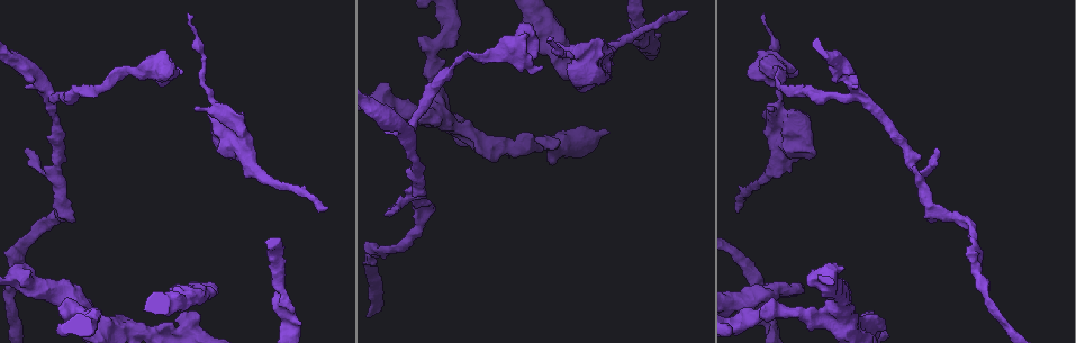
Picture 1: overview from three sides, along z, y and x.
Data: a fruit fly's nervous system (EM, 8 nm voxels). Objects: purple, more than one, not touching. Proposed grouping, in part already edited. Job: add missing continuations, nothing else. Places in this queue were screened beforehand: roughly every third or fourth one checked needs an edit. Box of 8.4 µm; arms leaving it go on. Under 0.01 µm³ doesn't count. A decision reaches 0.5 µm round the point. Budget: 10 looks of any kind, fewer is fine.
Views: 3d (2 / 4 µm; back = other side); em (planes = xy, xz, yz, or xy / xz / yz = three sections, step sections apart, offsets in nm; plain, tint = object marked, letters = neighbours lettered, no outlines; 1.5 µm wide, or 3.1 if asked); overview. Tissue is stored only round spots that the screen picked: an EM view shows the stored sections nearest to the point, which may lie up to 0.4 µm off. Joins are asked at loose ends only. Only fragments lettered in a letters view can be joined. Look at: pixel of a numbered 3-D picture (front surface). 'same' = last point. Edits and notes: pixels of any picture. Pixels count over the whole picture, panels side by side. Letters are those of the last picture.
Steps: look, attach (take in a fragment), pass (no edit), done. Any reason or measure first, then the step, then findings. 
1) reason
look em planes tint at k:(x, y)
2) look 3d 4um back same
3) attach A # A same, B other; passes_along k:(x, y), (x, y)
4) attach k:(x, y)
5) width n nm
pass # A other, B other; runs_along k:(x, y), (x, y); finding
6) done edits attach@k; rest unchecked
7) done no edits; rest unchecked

an open end
look em xy step 4 letters at 1:(383, 215)

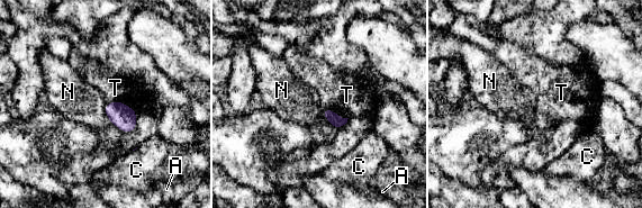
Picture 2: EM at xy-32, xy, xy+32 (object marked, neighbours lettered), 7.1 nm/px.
pass # A other, C other, N other, T other; border 2:(106, 104), (105, 111), (109, 120); no lettered fragment goes on from it

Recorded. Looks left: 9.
an open end
look 3d 2um at 1:(539, 137)

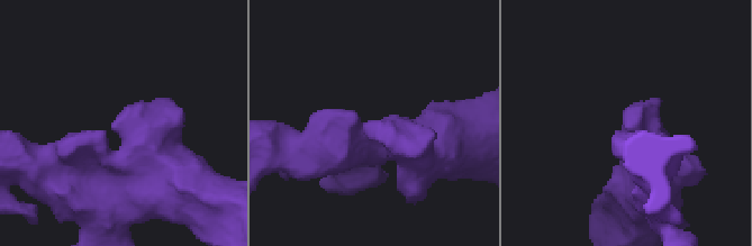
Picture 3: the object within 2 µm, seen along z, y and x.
shape alone is not enough
look em xy step 4 tint at 3:(118, 118)

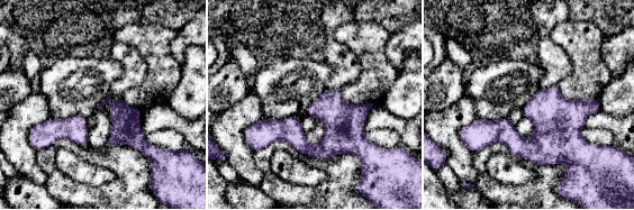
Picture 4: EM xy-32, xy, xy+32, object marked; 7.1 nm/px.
look em yz step 8 letters same

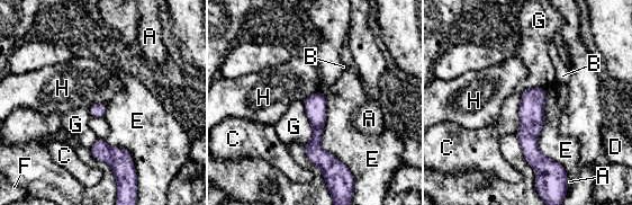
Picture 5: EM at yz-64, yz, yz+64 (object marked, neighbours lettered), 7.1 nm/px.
pass # A other, B other, C other, D other, E other, F other, G other, H other; border 5:(324, 91), (312, 92), (303, 101); no lettered fragment goes on from it

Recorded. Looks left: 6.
thick end
look em planes letters at 1:(216, 285)

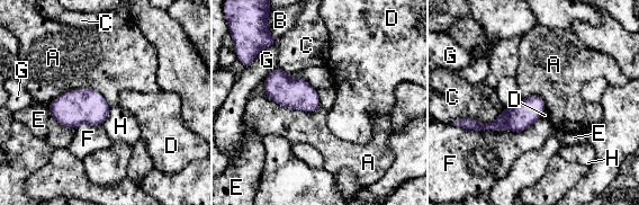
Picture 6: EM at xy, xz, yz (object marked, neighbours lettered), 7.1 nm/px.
pass # A other, B other, C other, D other, E other, F other, G other, H other; no lettered fragment goes on from it

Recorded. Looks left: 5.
look em planes letters at 1:(768, 107)

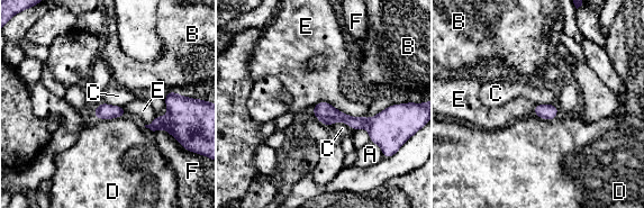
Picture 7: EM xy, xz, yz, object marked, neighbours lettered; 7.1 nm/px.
pass # A other, B other, C other, D other, E other, F other; none of them fits

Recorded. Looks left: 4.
done no edits; rest unchecked

